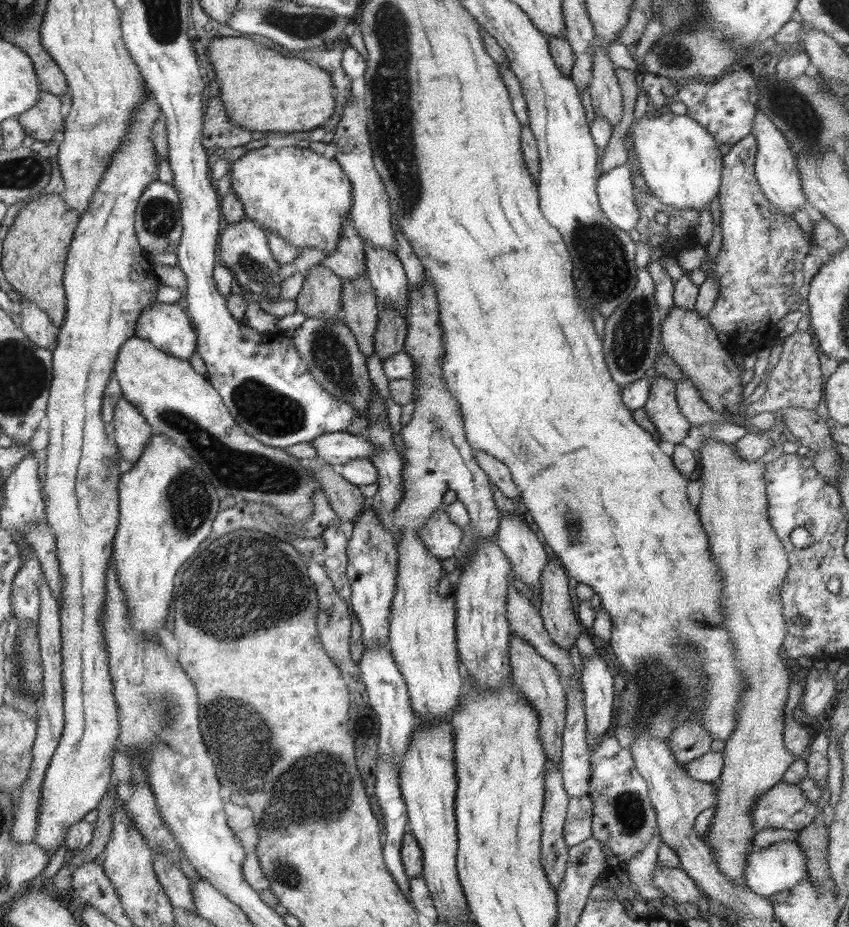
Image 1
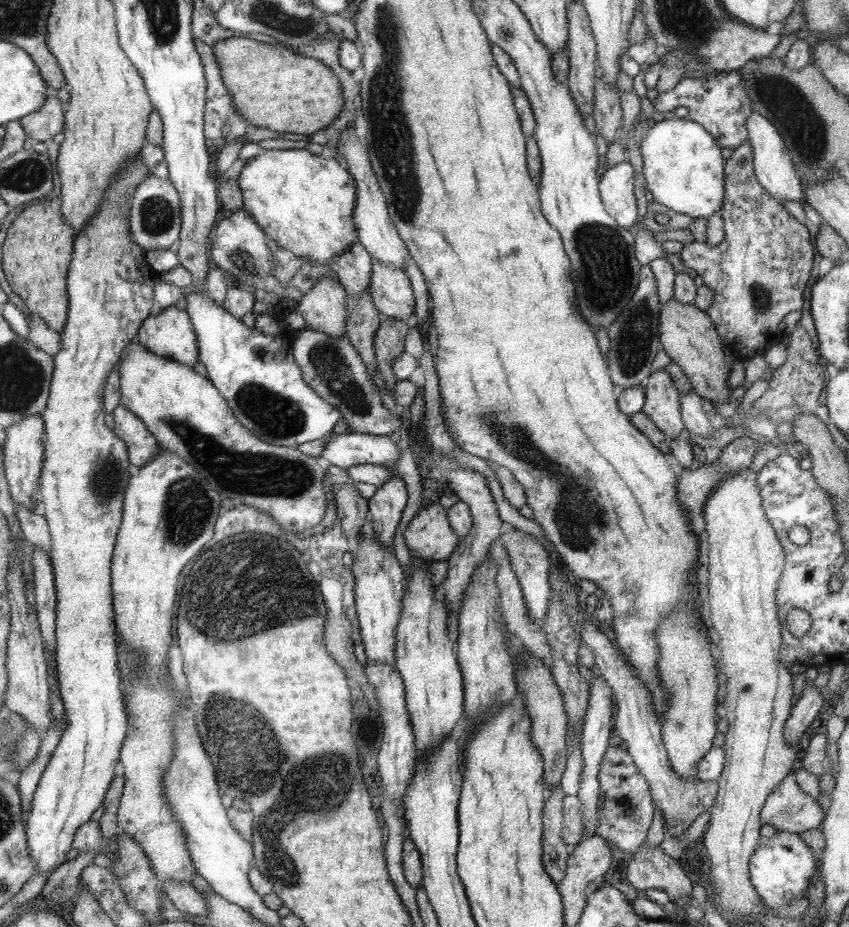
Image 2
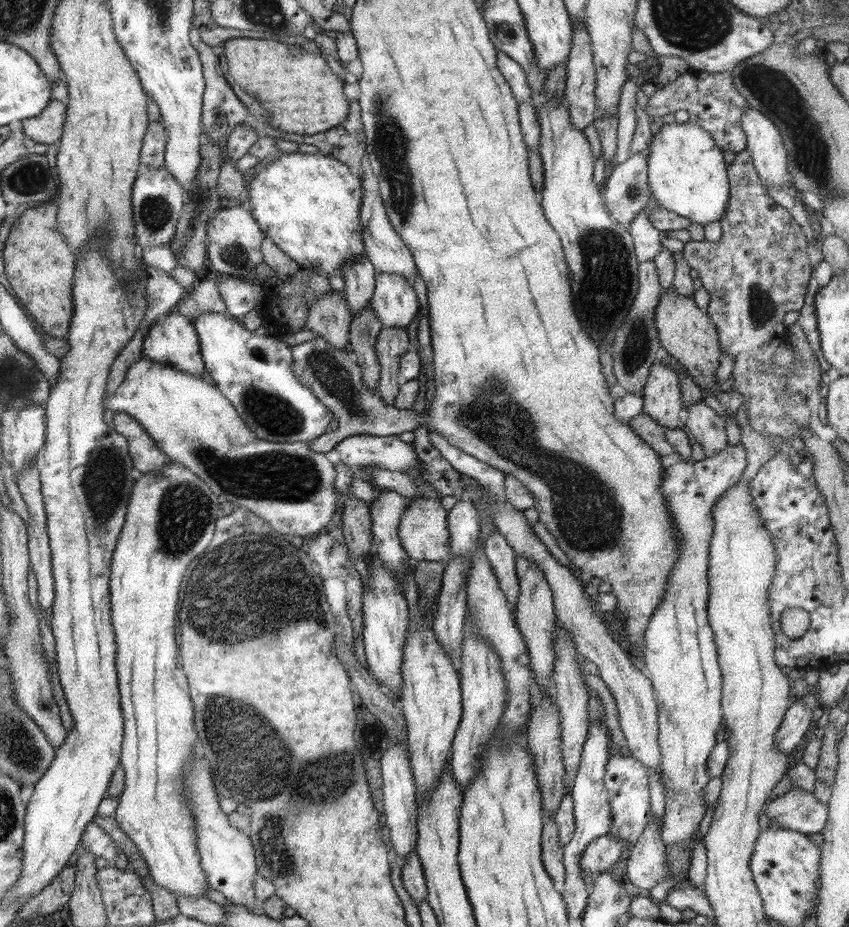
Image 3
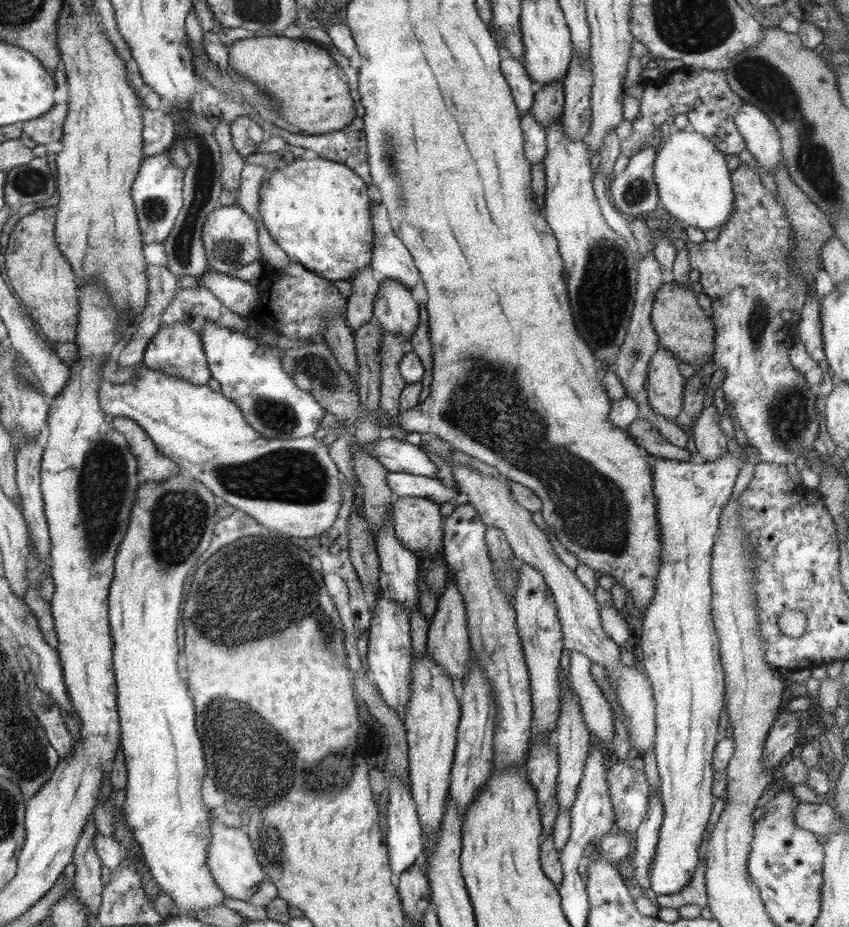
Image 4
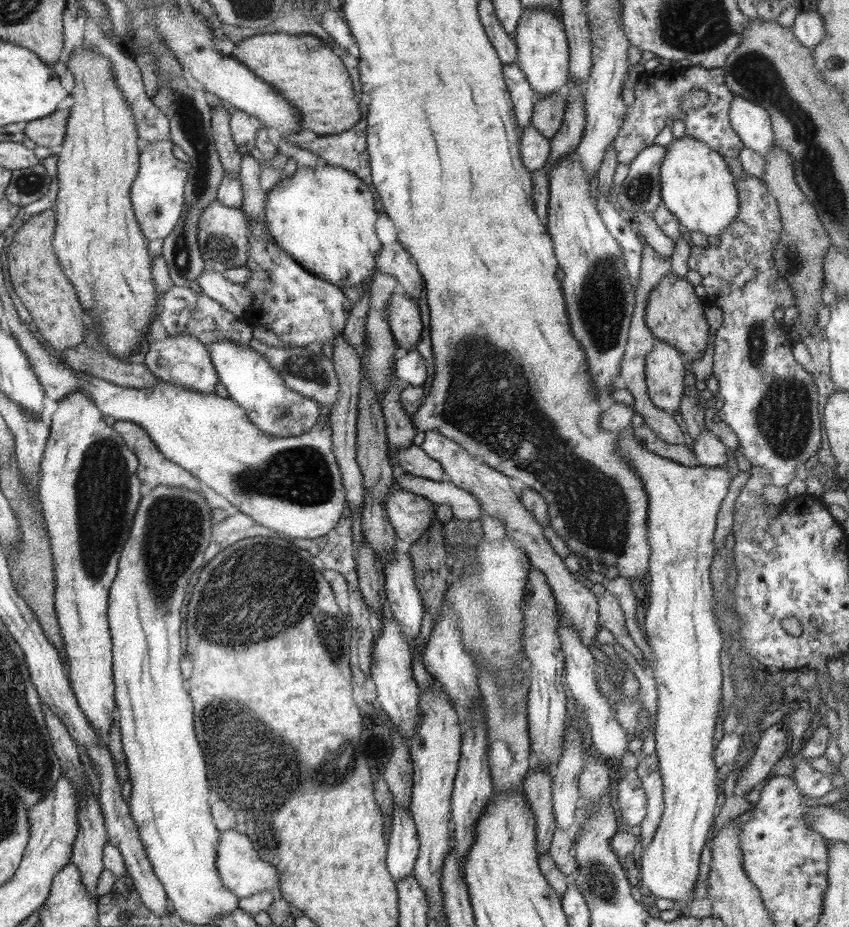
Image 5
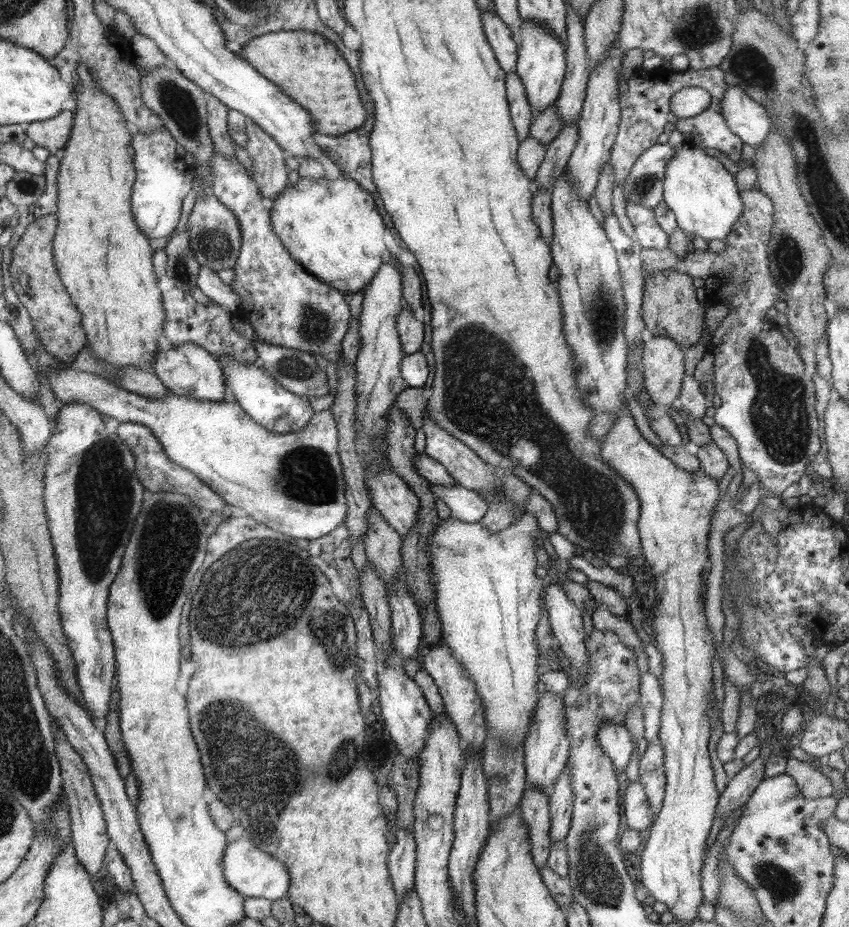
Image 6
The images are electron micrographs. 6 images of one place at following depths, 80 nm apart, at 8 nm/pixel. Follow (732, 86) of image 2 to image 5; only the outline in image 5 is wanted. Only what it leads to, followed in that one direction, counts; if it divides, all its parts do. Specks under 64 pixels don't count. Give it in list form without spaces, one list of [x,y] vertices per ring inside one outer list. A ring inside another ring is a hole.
[[[688,67],[685,70],[673,70],[670,69],[666,73],[662,73],[656,78],[656,76],[648,76],[644,74],[646,78],[636,81],[634,86],[635,101],[630,107],[627,108],[625,114],[625,121],[620,127],[617,137],[613,140],[614,148],[617,152],[617,161],[619,163],[630,164],[632,160],[649,146],[654,145],[654,138],[658,136],[658,133],[666,126],[666,120],[671,118],[672,120],[682,120],[686,125],[686,134],[691,137],[696,137],[698,140],[704,141],[712,150],[718,151],[725,158],[738,158],[740,151],[745,147],[741,138],[736,134],[736,131],[732,128],[729,110],[735,94],[726,86],[723,67],[717,69],[705,69],[702,67]],[[695,90],[705,90],[709,94],[709,99],[706,104],[699,106],[697,109],[688,109],[685,111],[681,107],[681,98],[683,94],[690,94]]]

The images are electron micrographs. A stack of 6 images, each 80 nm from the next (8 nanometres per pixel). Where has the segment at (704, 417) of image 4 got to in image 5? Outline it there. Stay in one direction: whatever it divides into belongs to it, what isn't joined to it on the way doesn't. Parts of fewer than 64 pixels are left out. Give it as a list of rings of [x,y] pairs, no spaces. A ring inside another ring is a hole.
[[[704,427],[693,442],[692,450],[702,466],[723,467],[728,460],[727,448],[710,428]]]

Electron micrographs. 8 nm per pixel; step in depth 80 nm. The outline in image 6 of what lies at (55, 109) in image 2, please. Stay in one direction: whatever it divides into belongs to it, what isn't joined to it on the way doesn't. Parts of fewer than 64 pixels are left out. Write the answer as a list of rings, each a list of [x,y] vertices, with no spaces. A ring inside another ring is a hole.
[[[65,109],[56,118],[50,120],[43,120],[39,123],[30,123],[25,129],[28,138],[31,138],[38,146],[47,148],[50,153],[60,153],[66,146],[73,123],[73,109]]]

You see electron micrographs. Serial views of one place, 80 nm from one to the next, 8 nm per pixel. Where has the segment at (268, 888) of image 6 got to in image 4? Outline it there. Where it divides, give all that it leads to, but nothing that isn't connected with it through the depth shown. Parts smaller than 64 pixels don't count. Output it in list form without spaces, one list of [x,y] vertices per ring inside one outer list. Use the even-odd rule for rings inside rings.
[[[210,810],[210,831],[212,840],[207,846],[207,865],[212,873],[214,882],[222,893],[230,899],[241,900],[248,903],[248,900],[260,890],[260,885],[268,879],[263,868],[260,866],[256,856],[252,840],[242,829],[232,829],[224,825],[218,818],[213,818],[213,810]]]

